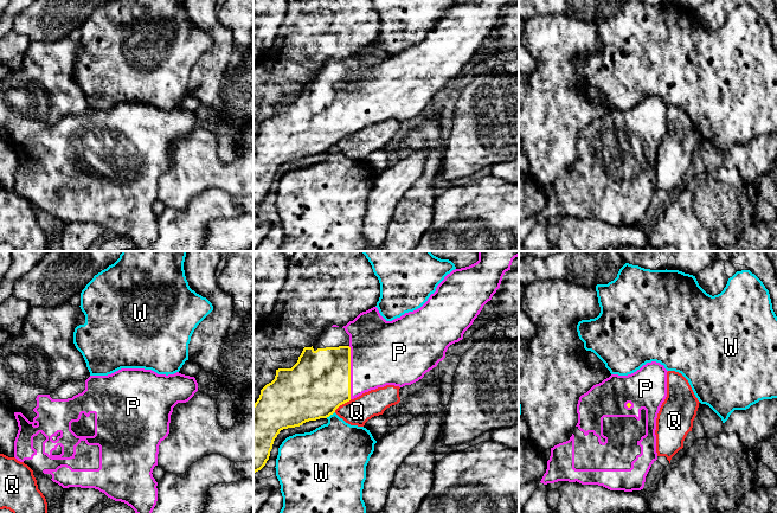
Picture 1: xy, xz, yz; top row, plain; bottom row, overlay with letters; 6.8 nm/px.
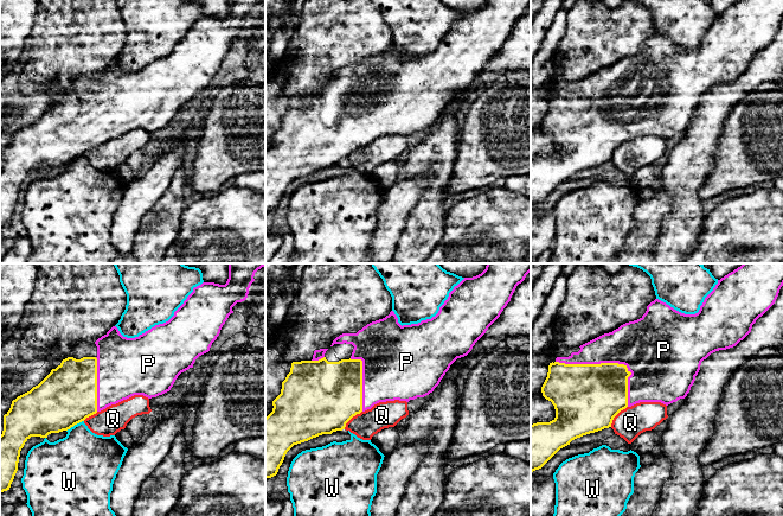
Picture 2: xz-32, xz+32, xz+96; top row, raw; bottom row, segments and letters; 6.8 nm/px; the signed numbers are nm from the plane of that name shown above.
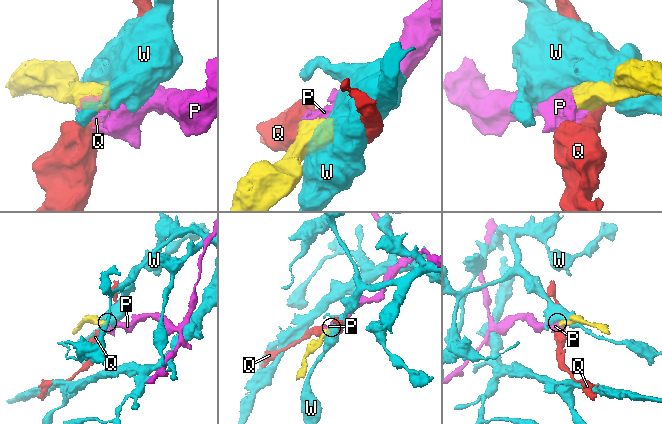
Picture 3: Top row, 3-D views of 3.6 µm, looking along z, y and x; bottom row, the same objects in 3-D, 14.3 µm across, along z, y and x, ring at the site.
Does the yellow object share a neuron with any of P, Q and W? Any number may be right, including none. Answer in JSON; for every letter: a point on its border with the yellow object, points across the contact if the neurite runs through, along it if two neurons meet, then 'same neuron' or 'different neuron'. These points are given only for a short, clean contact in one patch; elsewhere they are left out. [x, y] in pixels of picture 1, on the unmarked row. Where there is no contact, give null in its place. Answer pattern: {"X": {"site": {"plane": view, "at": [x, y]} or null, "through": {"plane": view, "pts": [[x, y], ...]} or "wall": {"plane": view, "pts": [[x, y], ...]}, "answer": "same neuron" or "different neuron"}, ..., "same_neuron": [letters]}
{"P": {"site": {"plane": "xz", "at": [350, 107]}, "answer": "same neuron"}, "Q": {"site": {"plane": "xz", "at": [342, 138]}, "wall": {"plane": "xz", "pts": [[351, 134], [342, 138], [334, 146]]}, "answer": "different neuron"}, "W": {"site": {"plane": "xz", "at": [329, 149]}, "answer": "different neuron"}, "same_neuron": ["P"]}

